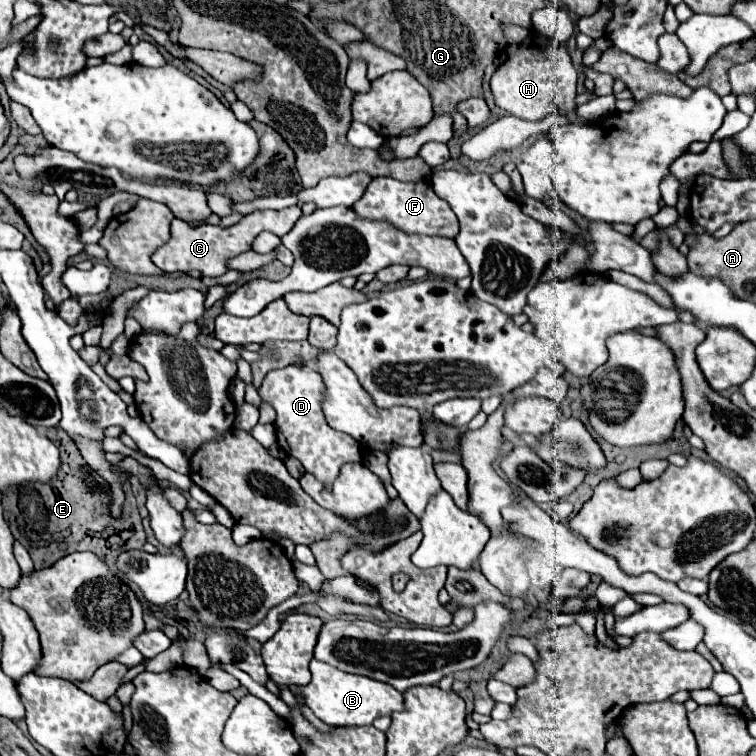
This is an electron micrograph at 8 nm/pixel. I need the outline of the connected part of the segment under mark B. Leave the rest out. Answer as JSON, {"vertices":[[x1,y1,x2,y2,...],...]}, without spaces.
{"vertices":[[318,660,310,662,310,672,312,672,310,684,308,686,292,686,292,690,304,694,306,706,328,726,364,726,364,724,372,724,374,718,378,718,378,716,390,716,392,712,402,710,402,694,398,690,390,688,388,684,380,684,378,680,368,680,366,676,346,674,346,672,332,668,330,664,322,664]]}

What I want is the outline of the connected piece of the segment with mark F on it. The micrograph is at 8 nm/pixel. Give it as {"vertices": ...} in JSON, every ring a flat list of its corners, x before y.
{"vertices":[[376,178,374,184,366,190,366,196,354,204,354,210,362,218,372,220,386,220,398,226,400,230,408,234,428,234,428,236,446,236,456,238,458,236,458,218,452,212,452,208,436,196,430,182,400,182,394,178]]}

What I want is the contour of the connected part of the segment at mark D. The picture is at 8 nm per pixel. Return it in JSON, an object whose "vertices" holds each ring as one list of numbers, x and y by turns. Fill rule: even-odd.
{"vertices":[[286,366,282,370,272,370,264,378,264,384,260,388,260,396,276,408,278,418,276,418,274,426,276,426,276,432,278,432,278,444,284,448,286,454,294,456,306,468,306,472,314,474,326,486,330,486,334,482,342,464,362,462,358,442,352,436,344,436,344,432,334,432,326,424,326,418,324,418,324,412,322,412,322,378,312,368,308,368,308,366]]}

